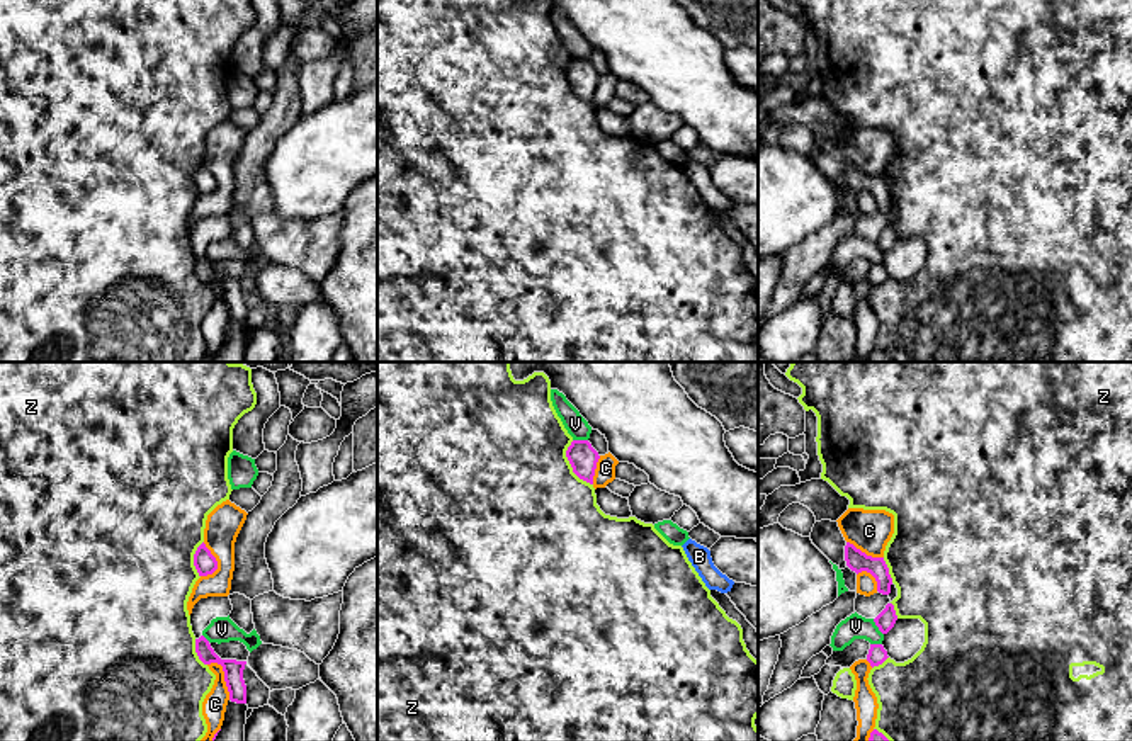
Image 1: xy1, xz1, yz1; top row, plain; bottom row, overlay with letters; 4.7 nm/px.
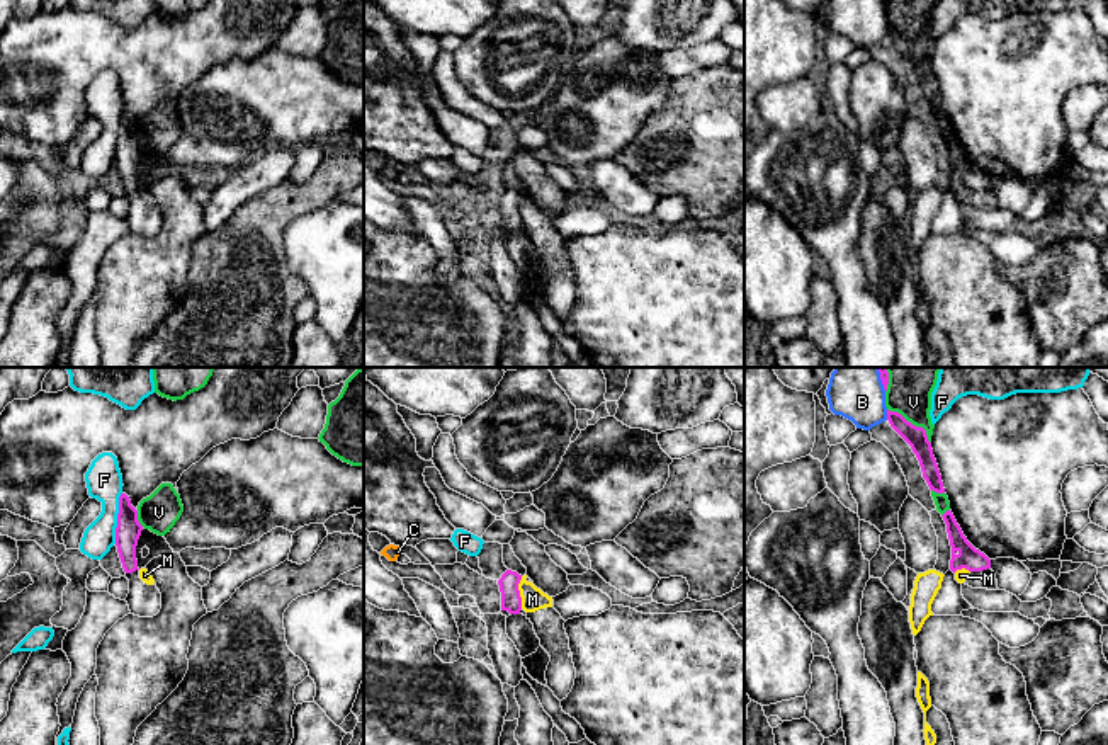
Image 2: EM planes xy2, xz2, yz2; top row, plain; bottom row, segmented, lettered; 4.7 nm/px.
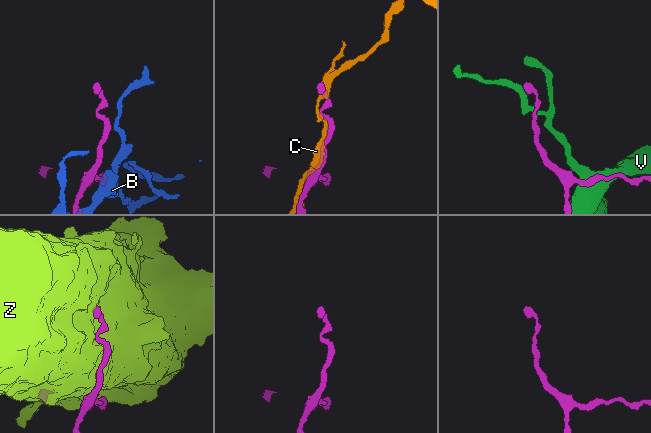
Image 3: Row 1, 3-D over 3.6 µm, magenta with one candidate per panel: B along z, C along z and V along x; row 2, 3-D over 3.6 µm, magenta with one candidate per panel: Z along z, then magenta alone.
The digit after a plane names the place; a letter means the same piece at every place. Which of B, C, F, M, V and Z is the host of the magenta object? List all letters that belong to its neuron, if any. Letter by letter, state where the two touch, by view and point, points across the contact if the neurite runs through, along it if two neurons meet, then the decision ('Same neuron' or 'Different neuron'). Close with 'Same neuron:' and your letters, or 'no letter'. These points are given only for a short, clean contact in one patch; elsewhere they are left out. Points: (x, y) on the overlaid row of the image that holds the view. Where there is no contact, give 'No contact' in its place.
B: Touches magenta at yz2 (887, 415). Boundary: yz2 (886, 410), (887, 419). Different neuron
C: Touches magenta at xy1 (225, 677). Different neuron
F: Touches magenta at xy2 (118, 517). Different neuron
M: Touches magenta at xz2 (519, 592). Boundary: xz2 (522, 577), (519, 584), (520, 608). Different neuron
V: Touches magenta at yz2 (911, 424). Different neuron
Z: Touches magenta at xz1 (571, 466). Different neuron
Same neuron: no letter

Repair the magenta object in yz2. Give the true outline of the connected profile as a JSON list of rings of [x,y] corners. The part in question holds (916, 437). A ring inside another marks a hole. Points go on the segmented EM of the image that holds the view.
[[[887,410],[887,420],[890,427],[911,446],[930,490],[945,493],[941,475],[933,456],[926,430],[923,427],[913,425],[897,412]]]

